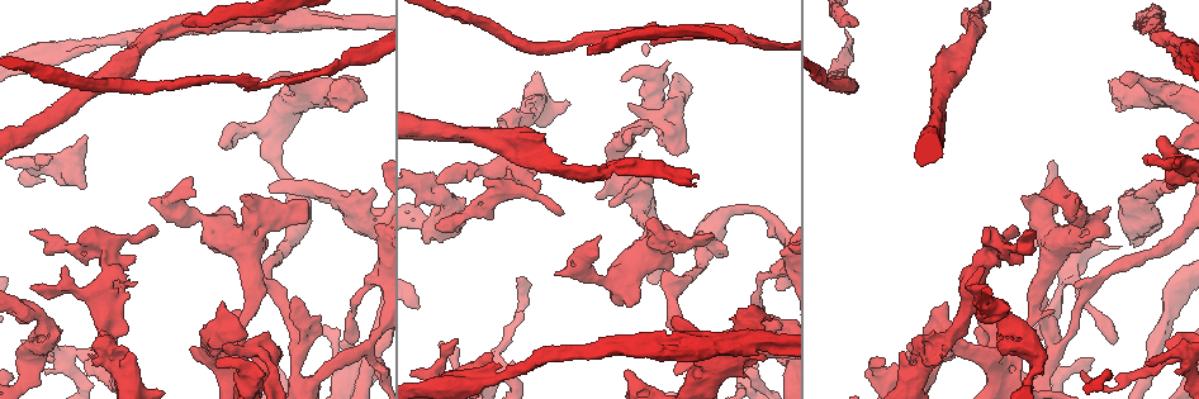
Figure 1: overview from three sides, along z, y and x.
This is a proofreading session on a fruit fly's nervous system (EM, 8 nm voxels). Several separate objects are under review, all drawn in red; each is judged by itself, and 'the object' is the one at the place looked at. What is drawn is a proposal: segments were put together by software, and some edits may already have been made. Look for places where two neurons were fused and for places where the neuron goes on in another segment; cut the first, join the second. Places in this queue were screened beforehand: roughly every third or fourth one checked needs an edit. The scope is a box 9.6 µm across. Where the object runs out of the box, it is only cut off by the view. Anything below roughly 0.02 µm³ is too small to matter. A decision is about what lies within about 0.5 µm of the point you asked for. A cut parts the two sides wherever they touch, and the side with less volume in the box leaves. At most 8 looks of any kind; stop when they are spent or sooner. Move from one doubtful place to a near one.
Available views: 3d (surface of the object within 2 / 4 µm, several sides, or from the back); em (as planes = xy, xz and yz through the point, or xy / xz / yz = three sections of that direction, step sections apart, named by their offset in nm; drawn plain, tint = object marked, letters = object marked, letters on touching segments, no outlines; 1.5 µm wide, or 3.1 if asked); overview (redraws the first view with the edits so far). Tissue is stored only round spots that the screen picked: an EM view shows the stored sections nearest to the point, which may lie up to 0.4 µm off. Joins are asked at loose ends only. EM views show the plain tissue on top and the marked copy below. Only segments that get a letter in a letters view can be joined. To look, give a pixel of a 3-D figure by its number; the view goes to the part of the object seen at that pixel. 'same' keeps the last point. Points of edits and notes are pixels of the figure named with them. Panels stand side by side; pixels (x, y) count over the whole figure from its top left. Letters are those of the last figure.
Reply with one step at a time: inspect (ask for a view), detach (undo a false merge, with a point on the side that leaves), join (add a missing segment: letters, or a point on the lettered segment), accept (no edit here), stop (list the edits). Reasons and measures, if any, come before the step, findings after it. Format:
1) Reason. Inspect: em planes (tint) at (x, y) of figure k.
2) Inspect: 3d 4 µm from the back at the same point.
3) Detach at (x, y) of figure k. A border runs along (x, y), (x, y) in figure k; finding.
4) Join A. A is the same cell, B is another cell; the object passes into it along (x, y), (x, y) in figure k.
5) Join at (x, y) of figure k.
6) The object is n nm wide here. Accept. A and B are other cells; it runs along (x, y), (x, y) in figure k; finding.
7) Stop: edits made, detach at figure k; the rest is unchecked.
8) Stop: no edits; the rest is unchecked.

Thick end. Inspect: em planes (tint) at (492, 218) of figure 1.

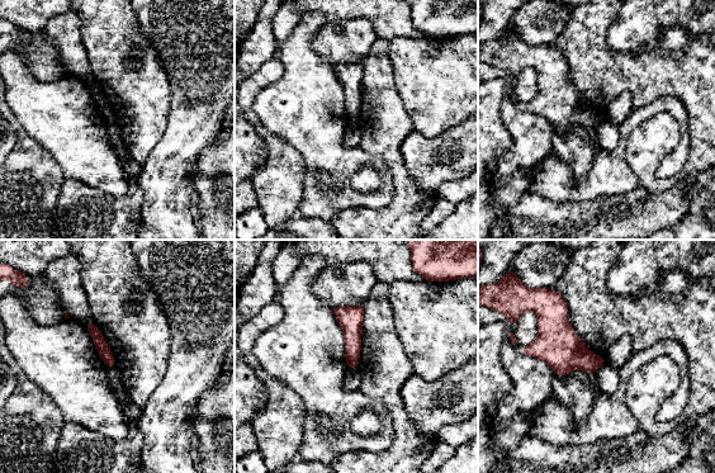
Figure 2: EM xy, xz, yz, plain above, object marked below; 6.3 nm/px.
What lies round it. Inspect: em planes (letters) at the same point.

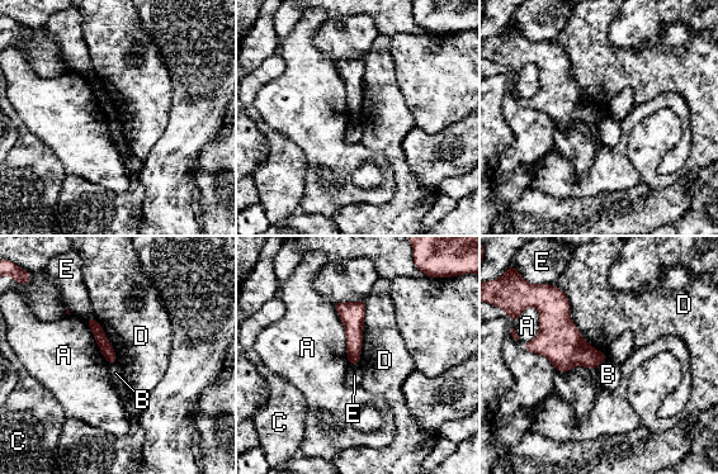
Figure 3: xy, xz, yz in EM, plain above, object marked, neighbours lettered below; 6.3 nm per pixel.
Accept. A, B, C, D and E are other cells; a border runs along (554, 285), (579, 332), (608, 358) in figure 3; none of them fits.

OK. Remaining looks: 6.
An open end. Inspect: 3d 2 µm at (662, 280) of figure 1.

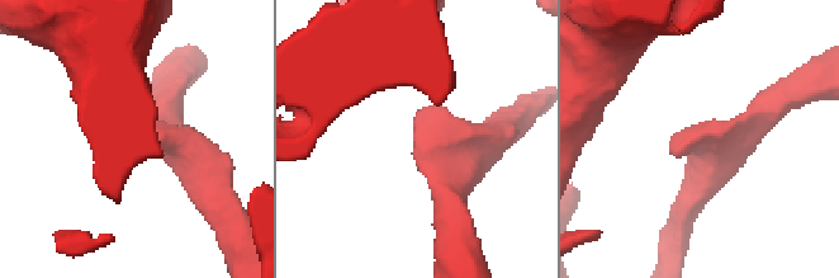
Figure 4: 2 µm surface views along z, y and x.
The arms are 220, 220 nm wide. Inspect: em planes (letters) at (697, 137) of figure 4.

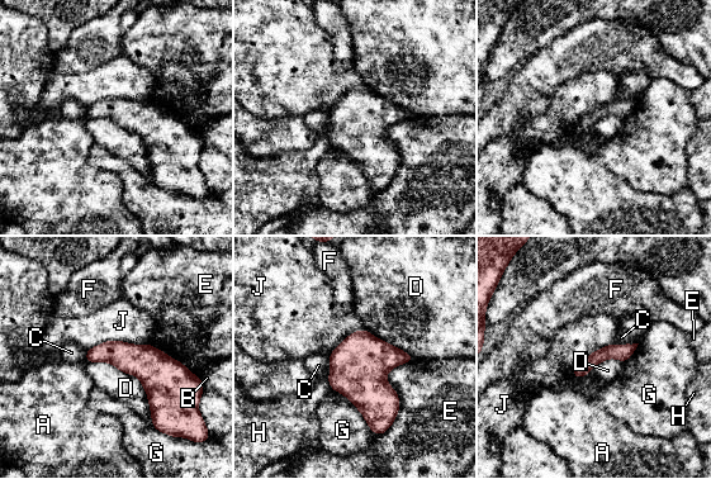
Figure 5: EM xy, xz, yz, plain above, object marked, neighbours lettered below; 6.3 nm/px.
The longest contact is with D, 600 nm. Accept. A, B, C, D, E, F, G, H and J are other cells; no lettered segment goes on from it.

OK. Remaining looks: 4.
Calibre changes. Inspect: em planes (letters) at (631, 347) of figure 1.

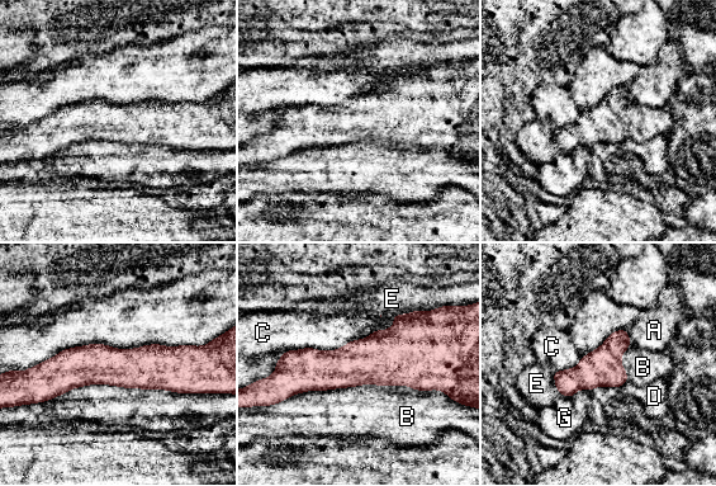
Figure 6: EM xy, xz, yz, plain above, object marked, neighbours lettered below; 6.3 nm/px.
The object is 240 nm wide here. Accept. A, B, C, D, E and G are other cells; a border runs along (302, 391), (407, 385), (461, 404) in figure 6; one neuron here.

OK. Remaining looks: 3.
Stop: no edits; the rest is unchecked.

